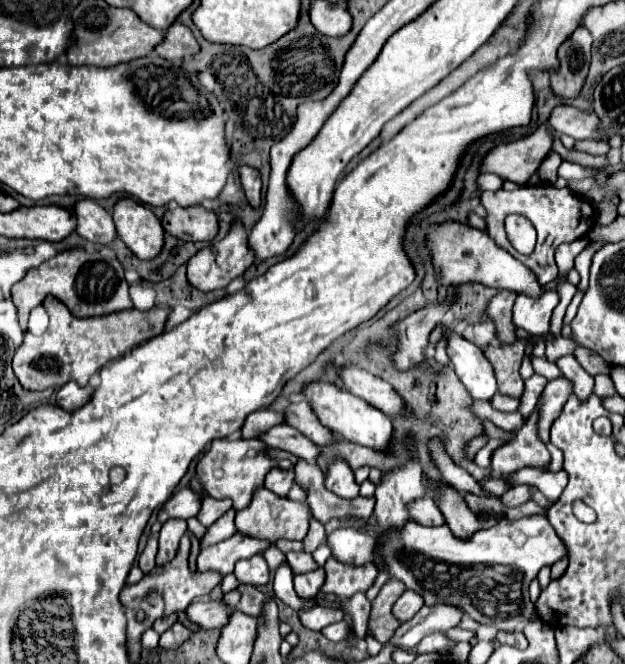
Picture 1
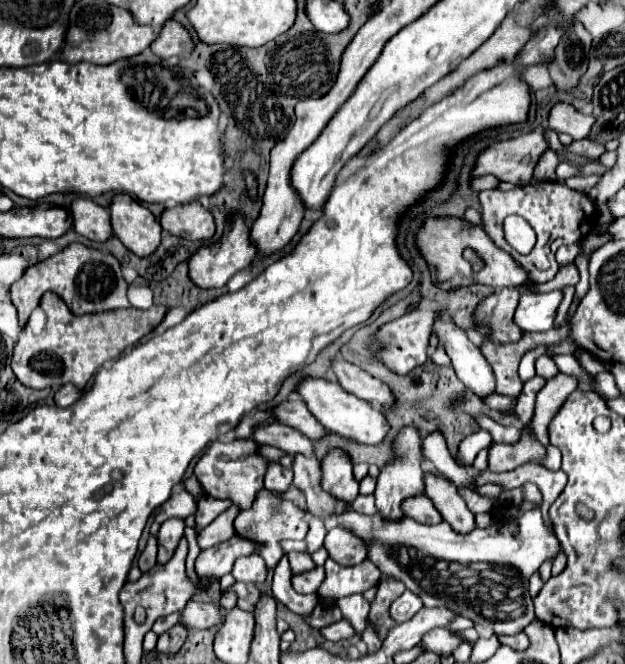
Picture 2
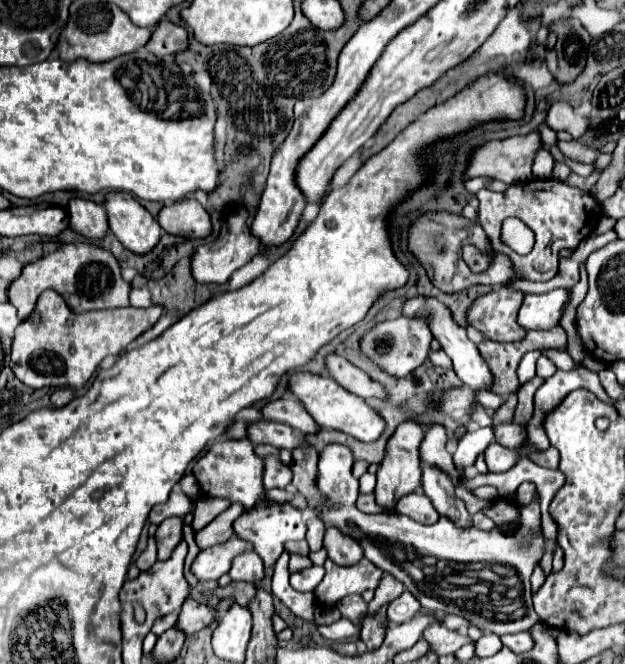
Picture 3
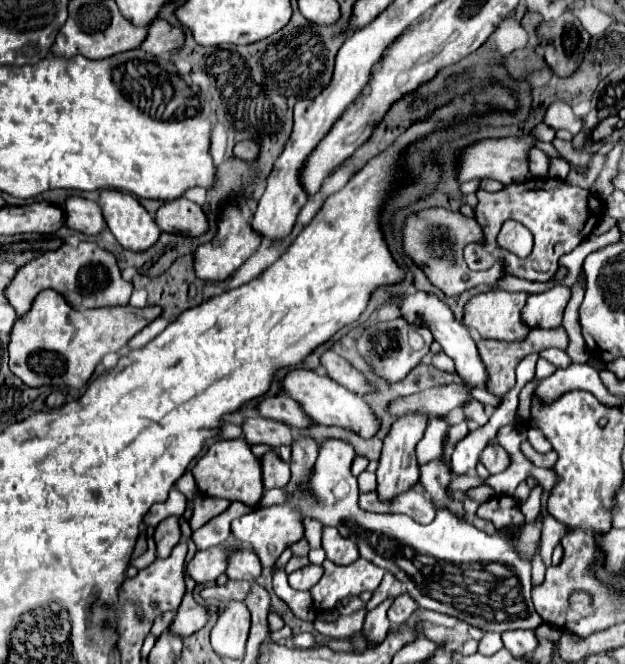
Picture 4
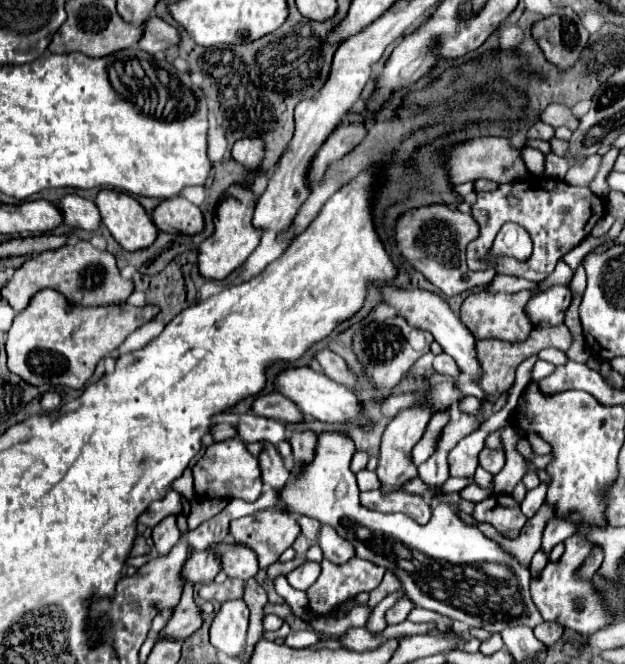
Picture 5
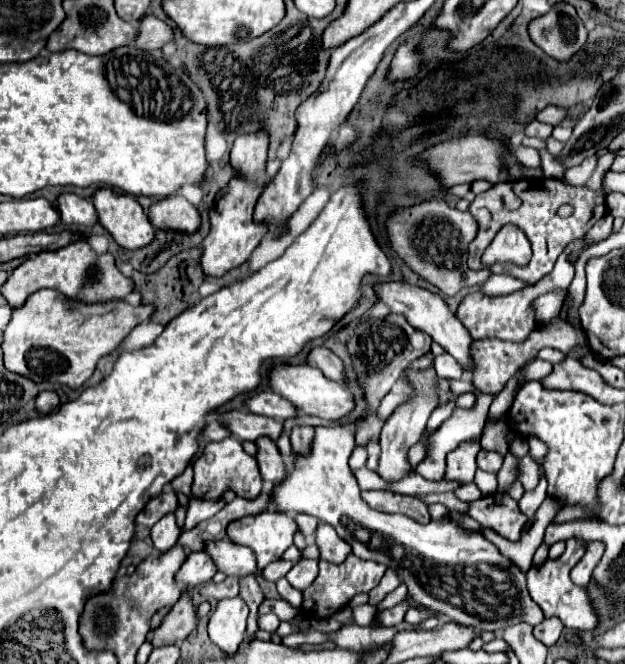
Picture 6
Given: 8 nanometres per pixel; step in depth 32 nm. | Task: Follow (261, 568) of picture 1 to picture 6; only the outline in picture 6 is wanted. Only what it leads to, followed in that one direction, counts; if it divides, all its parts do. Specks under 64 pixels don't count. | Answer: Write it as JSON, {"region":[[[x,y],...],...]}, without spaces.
{"region":[[[230,540],[208,542],[206,552],[216,560],[216,566],[226,576],[250,576],[256,572],[256,556],[248,546],[234,544]]]}

